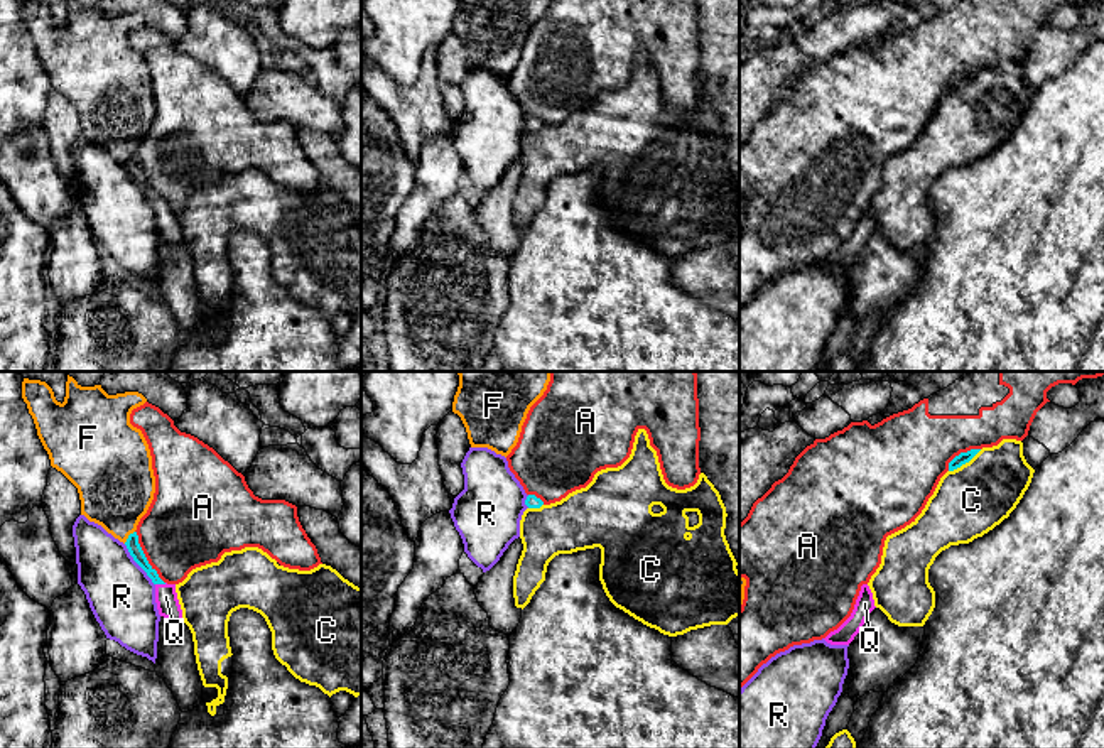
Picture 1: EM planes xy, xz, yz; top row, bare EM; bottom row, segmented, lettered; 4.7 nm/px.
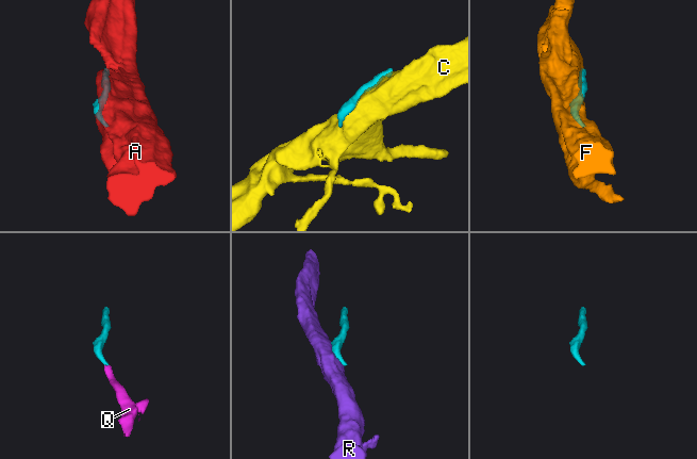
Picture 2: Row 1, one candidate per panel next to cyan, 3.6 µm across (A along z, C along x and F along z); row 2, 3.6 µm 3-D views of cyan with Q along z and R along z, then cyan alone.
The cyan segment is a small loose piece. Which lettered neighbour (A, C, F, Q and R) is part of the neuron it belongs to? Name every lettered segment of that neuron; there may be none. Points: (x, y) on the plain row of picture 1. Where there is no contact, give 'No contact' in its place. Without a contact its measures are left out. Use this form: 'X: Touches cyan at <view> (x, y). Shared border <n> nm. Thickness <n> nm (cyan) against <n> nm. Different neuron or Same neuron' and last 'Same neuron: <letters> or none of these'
A: Touches cyan at xy (146, 179). Shared border 300 nm. Thickness 70 nm (cyan) against 400 nm. Different neuron
C: Touches cyan at yz (964, 85). Shared border 190 nm. Thickness 60 nm (cyan) against 340 nm. Different neuron
F: Touches cyan at xy (129, 159). Shared border 80 nm. Thickness 70 nm (cyan) against 360 nm. Different neuron
Q: Touches cyan at xy (161, 205). Shared border 60 nm. Thickness 70 nm (cyan) against 110 nm. Same neuron
R: Touches cyan at xy (137, 184). Shared border 240 nm. Thickness 70 nm (cyan) against 320 nm. Different neuron
Same neuron: Q

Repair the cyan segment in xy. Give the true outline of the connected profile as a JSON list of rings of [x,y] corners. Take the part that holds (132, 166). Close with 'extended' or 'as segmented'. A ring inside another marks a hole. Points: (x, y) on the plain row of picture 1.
[[[137,154],[128,157],[125,167],[130,177],[133,179],[133,182],[147,194],[147,198],[155,206],[155,225],[157,225],[159,236],[176,245],[184,243],[182,231],[181,231],[177,214],[176,214],[176,206],[164,204],[159,199],[157,192],[149,186],[138,165]]]; extended

